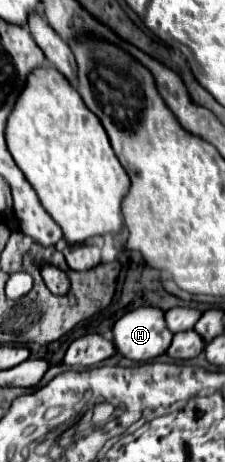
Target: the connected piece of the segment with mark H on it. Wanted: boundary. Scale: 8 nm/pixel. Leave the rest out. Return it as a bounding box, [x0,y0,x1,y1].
[112,307,172,361]

